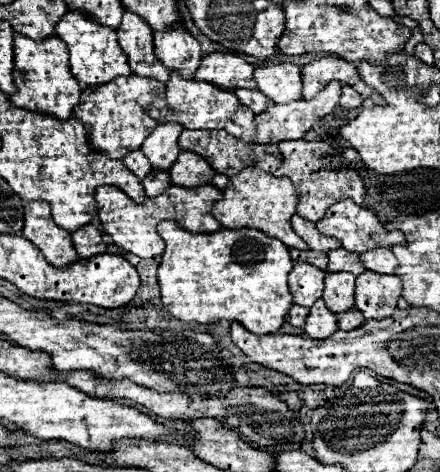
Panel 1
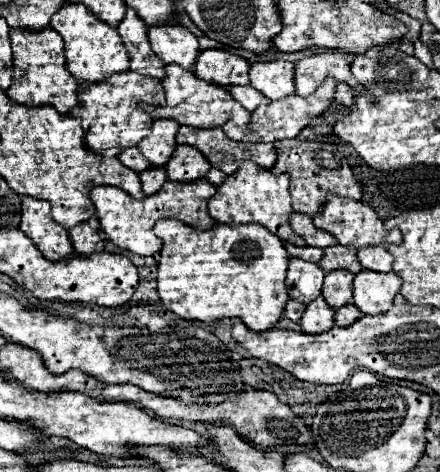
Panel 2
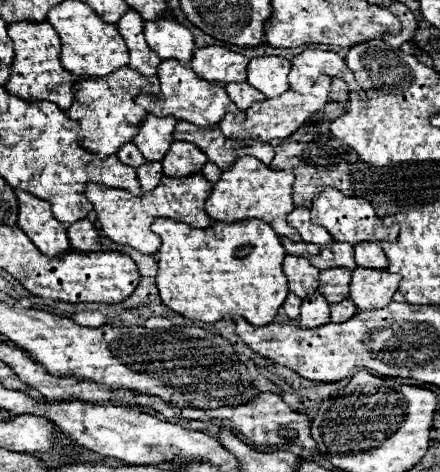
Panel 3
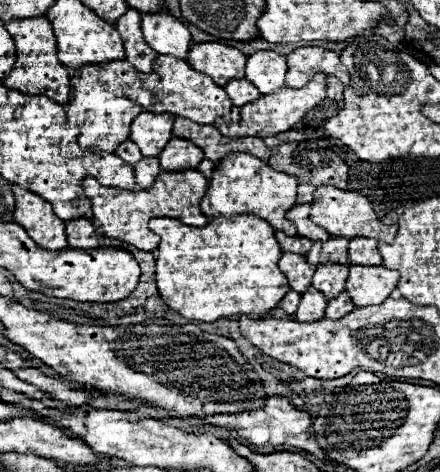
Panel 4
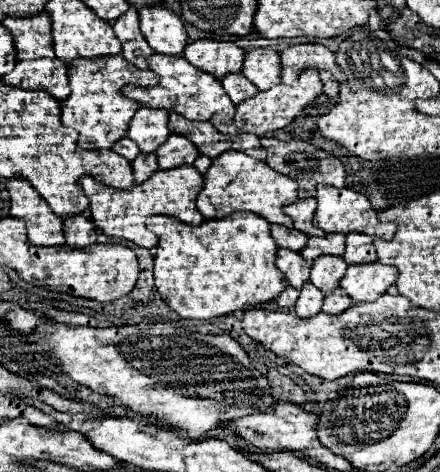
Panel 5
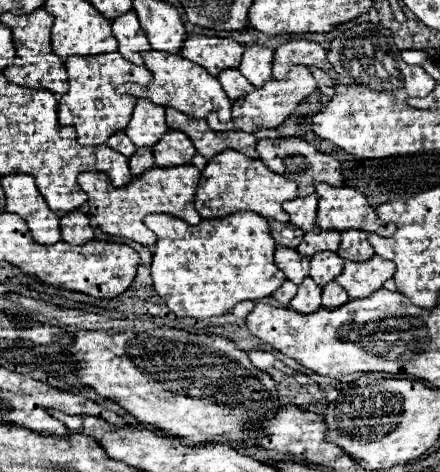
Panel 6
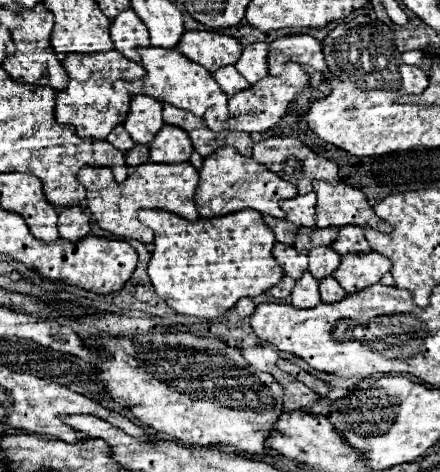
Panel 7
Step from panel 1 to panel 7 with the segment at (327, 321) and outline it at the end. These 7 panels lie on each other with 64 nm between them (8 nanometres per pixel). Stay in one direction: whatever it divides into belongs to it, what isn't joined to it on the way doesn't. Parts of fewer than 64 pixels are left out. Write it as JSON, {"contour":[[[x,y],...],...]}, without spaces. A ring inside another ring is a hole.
{"contour":[[[304,272],[300,280],[296,280],[296,286],[290,294],[290,304],[296,308],[314,308],[320,304],[320,294],[318,294],[318,282],[310,272]]]}

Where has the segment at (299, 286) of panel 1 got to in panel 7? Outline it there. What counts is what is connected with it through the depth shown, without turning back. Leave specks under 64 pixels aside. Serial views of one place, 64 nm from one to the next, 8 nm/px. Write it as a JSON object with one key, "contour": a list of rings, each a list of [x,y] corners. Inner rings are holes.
{"contour":[[[274,244],[272,254],[276,256],[278,264],[282,266],[282,270],[292,276],[294,280],[298,280],[302,276],[302,272],[308,266],[308,256],[306,252],[296,252],[296,248],[286,246],[286,244]]]}

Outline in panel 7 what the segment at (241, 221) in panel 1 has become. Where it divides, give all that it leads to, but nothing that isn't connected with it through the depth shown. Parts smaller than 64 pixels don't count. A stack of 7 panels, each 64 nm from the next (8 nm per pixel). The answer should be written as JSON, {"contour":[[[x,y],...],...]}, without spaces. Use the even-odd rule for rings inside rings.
{"contour":[[[224,146],[212,152],[212,156],[206,156],[200,168],[200,184],[196,190],[196,208],[202,218],[214,218],[224,216],[230,212],[238,212],[244,208],[254,208],[262,214],[284,218],[284,212],[280,210],[278,202],[284,198],[294,198],[296,186],[278,178],[274,172],[264,168],[264,164],[254,162],[252,158],[244,158],[236,148]]]}

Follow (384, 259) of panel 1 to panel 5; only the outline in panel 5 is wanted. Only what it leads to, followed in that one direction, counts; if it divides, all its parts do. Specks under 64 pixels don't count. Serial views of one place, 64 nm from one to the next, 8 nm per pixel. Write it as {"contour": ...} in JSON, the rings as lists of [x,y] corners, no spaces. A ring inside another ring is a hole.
{"contour":[[[348,234],[346,236],[346,250],[342,256],[348,264],[364,264],[376,260],[376,250],[372,246],[372,236],[364,234]]]}

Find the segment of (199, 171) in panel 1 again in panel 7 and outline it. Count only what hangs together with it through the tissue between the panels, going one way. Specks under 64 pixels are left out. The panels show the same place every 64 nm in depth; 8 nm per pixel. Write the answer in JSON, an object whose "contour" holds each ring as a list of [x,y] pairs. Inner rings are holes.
{"contour":[[[166,124],[160,128],[160,132],[154,136],[150,144],[150,160],[152,162],[166,162],[166,164],[176,164],[176,162],[186,162],[192,154],[192,142],[188,134],[176,126]]]}

